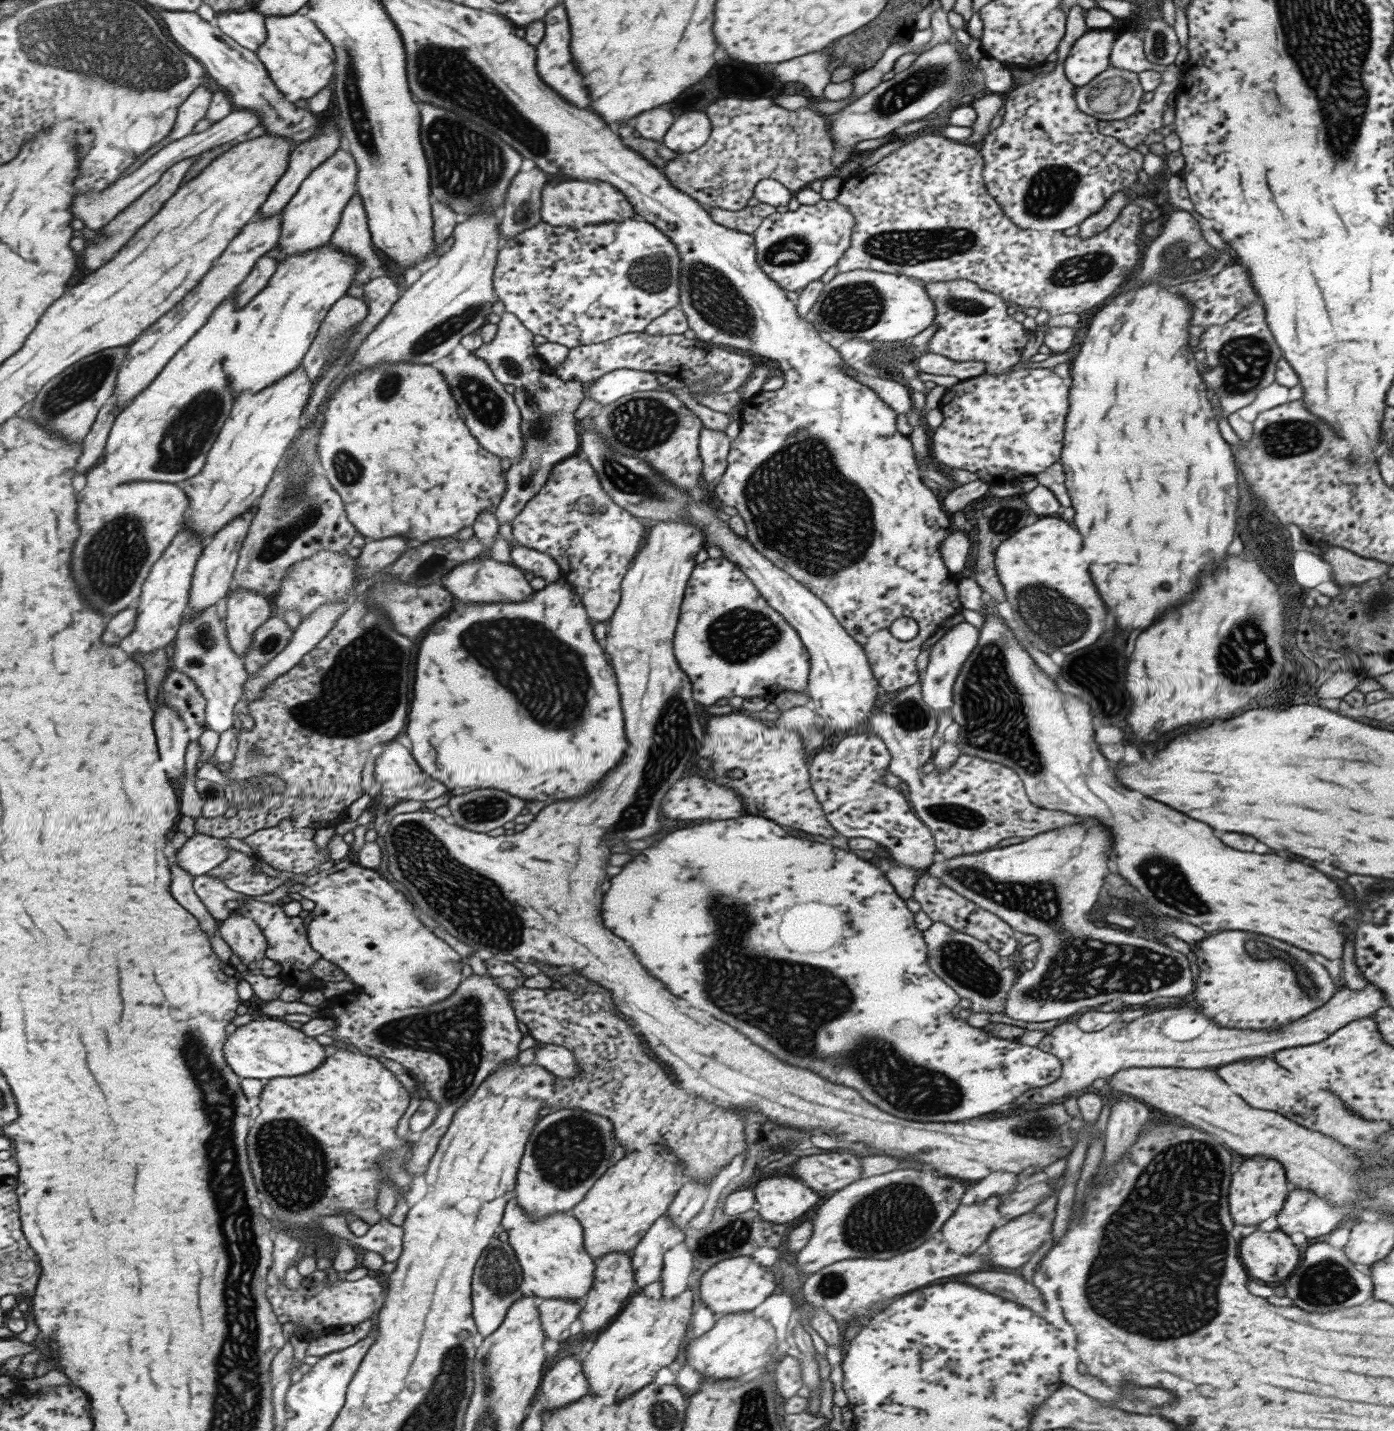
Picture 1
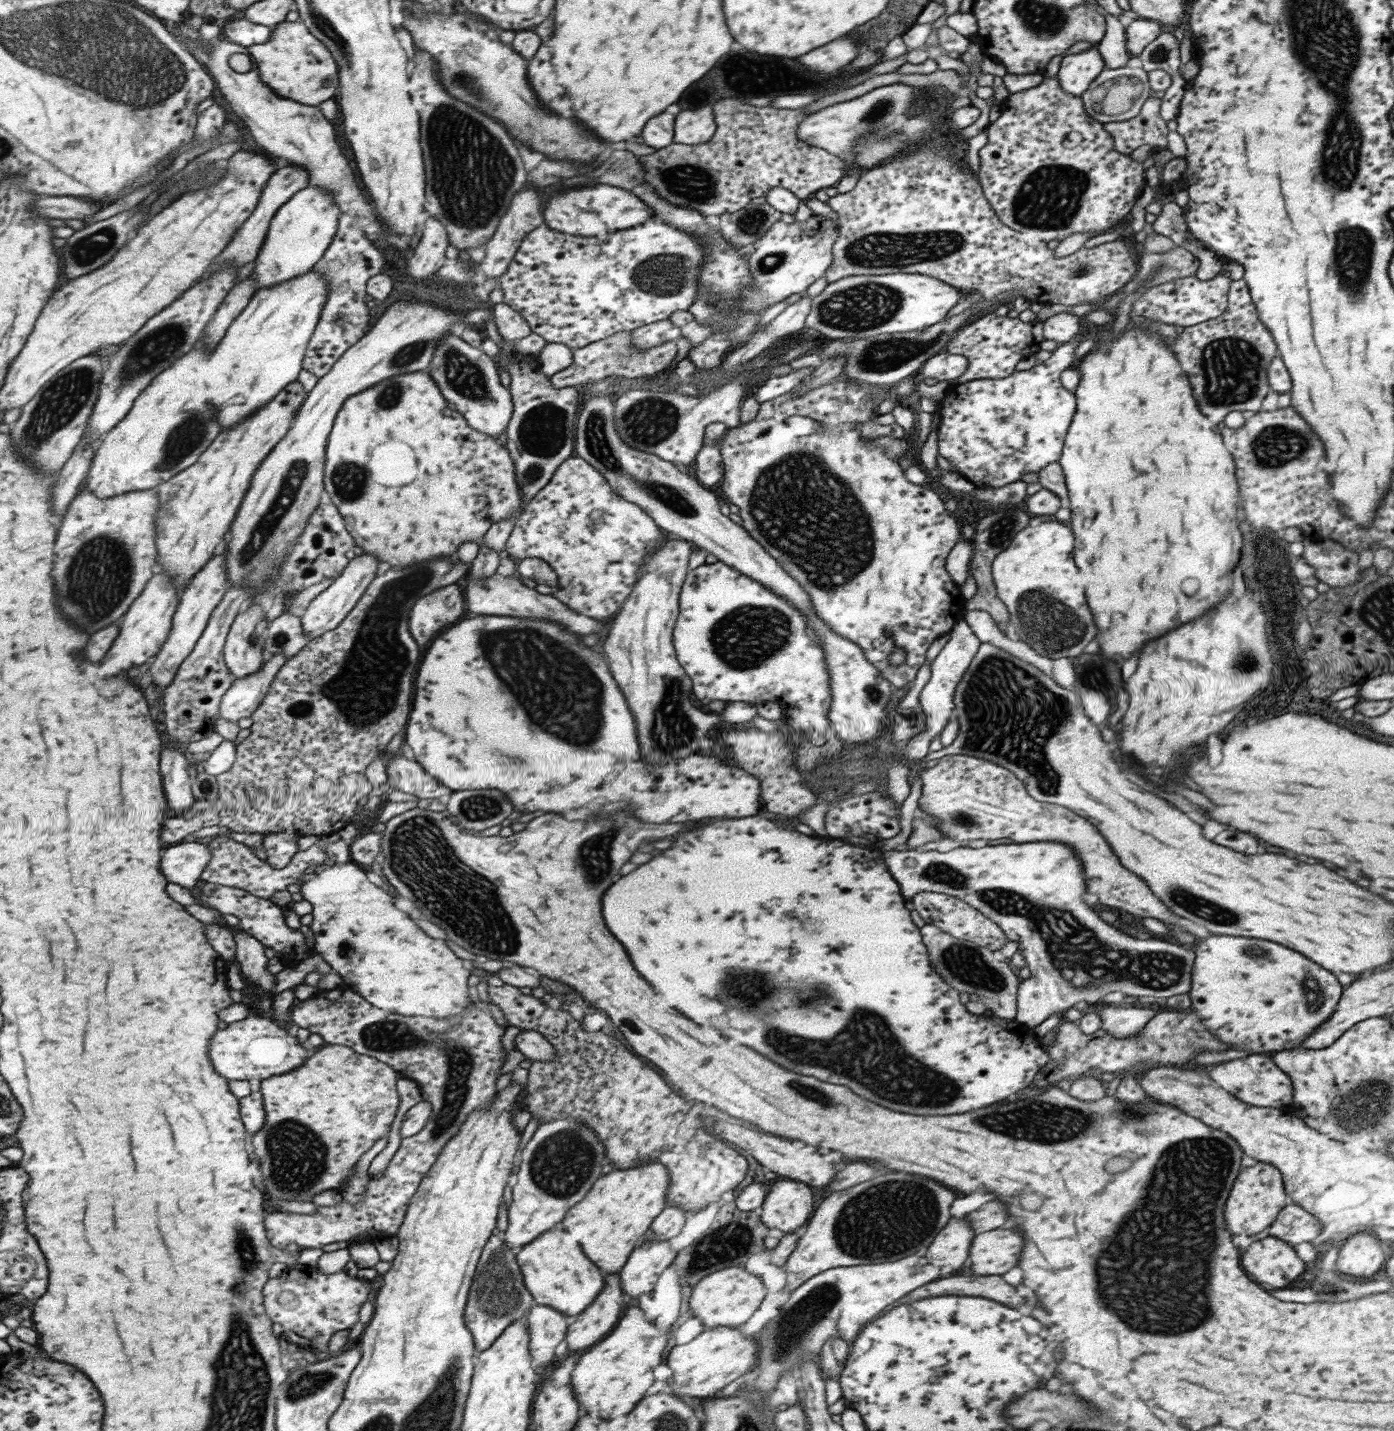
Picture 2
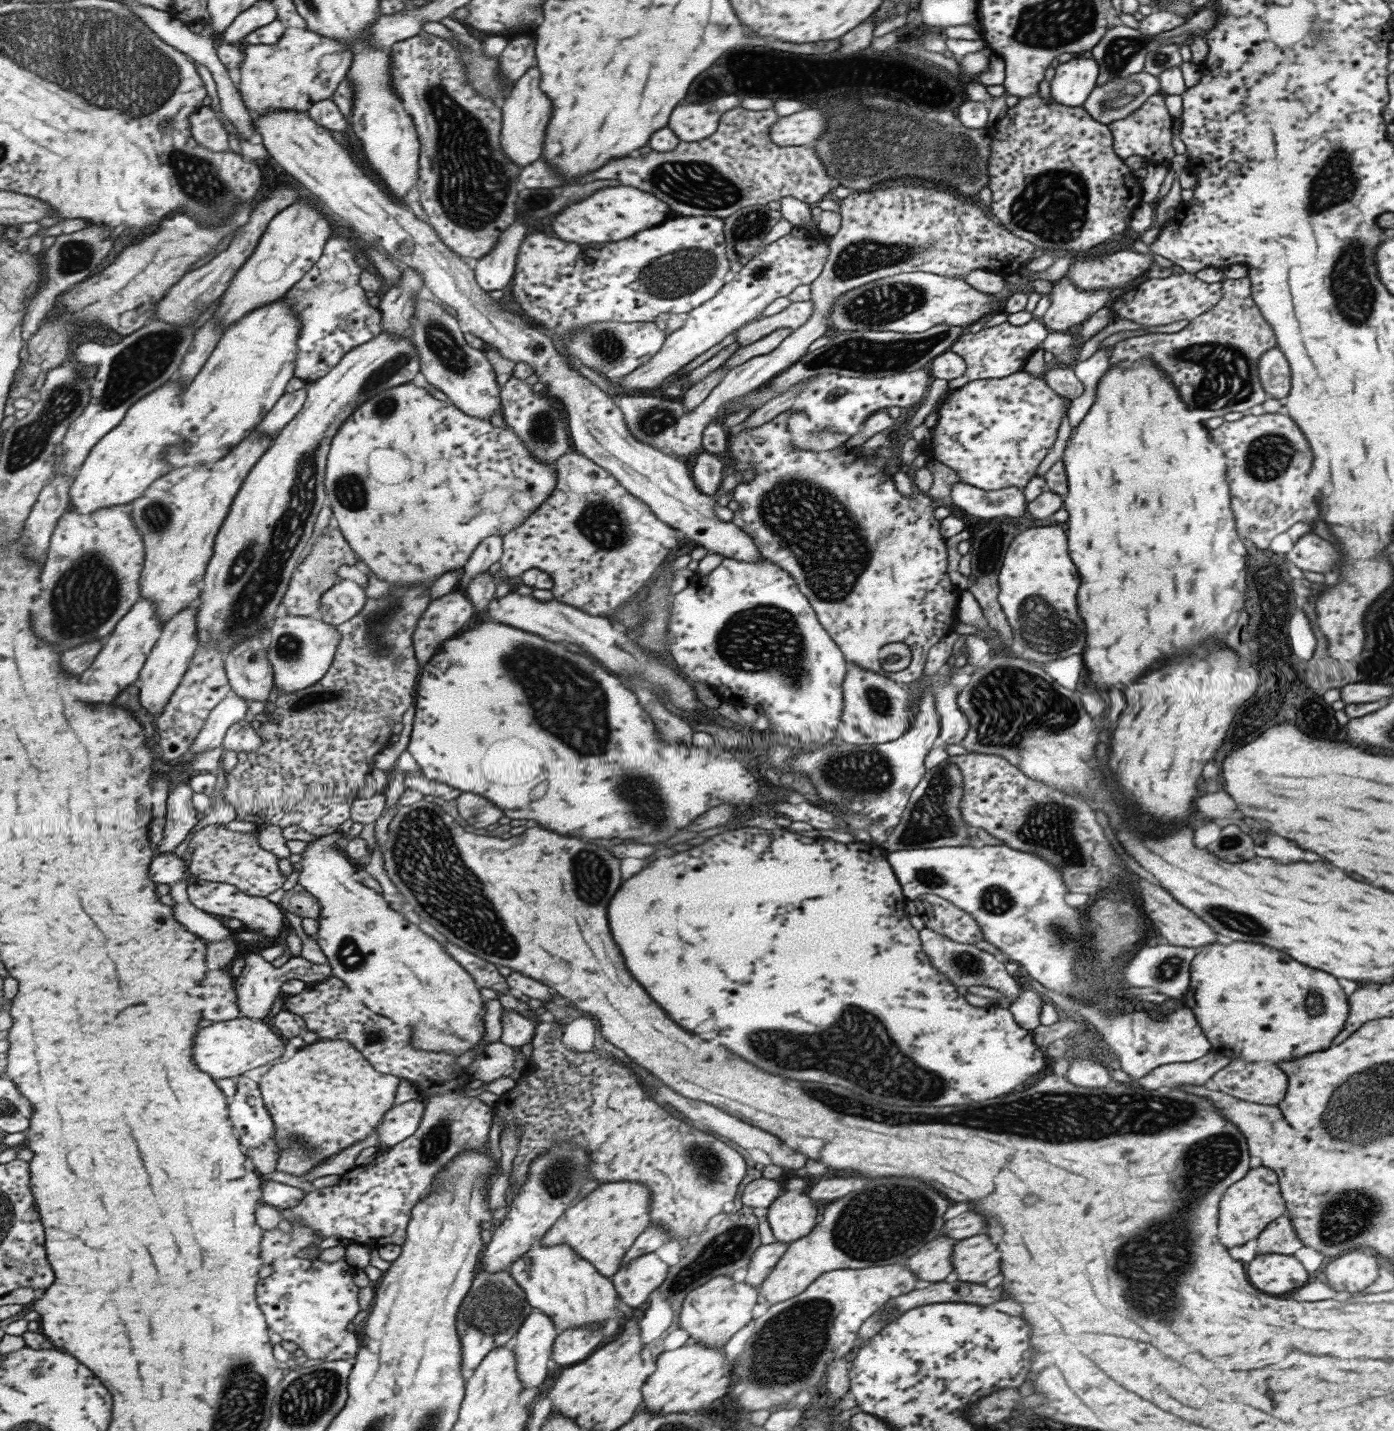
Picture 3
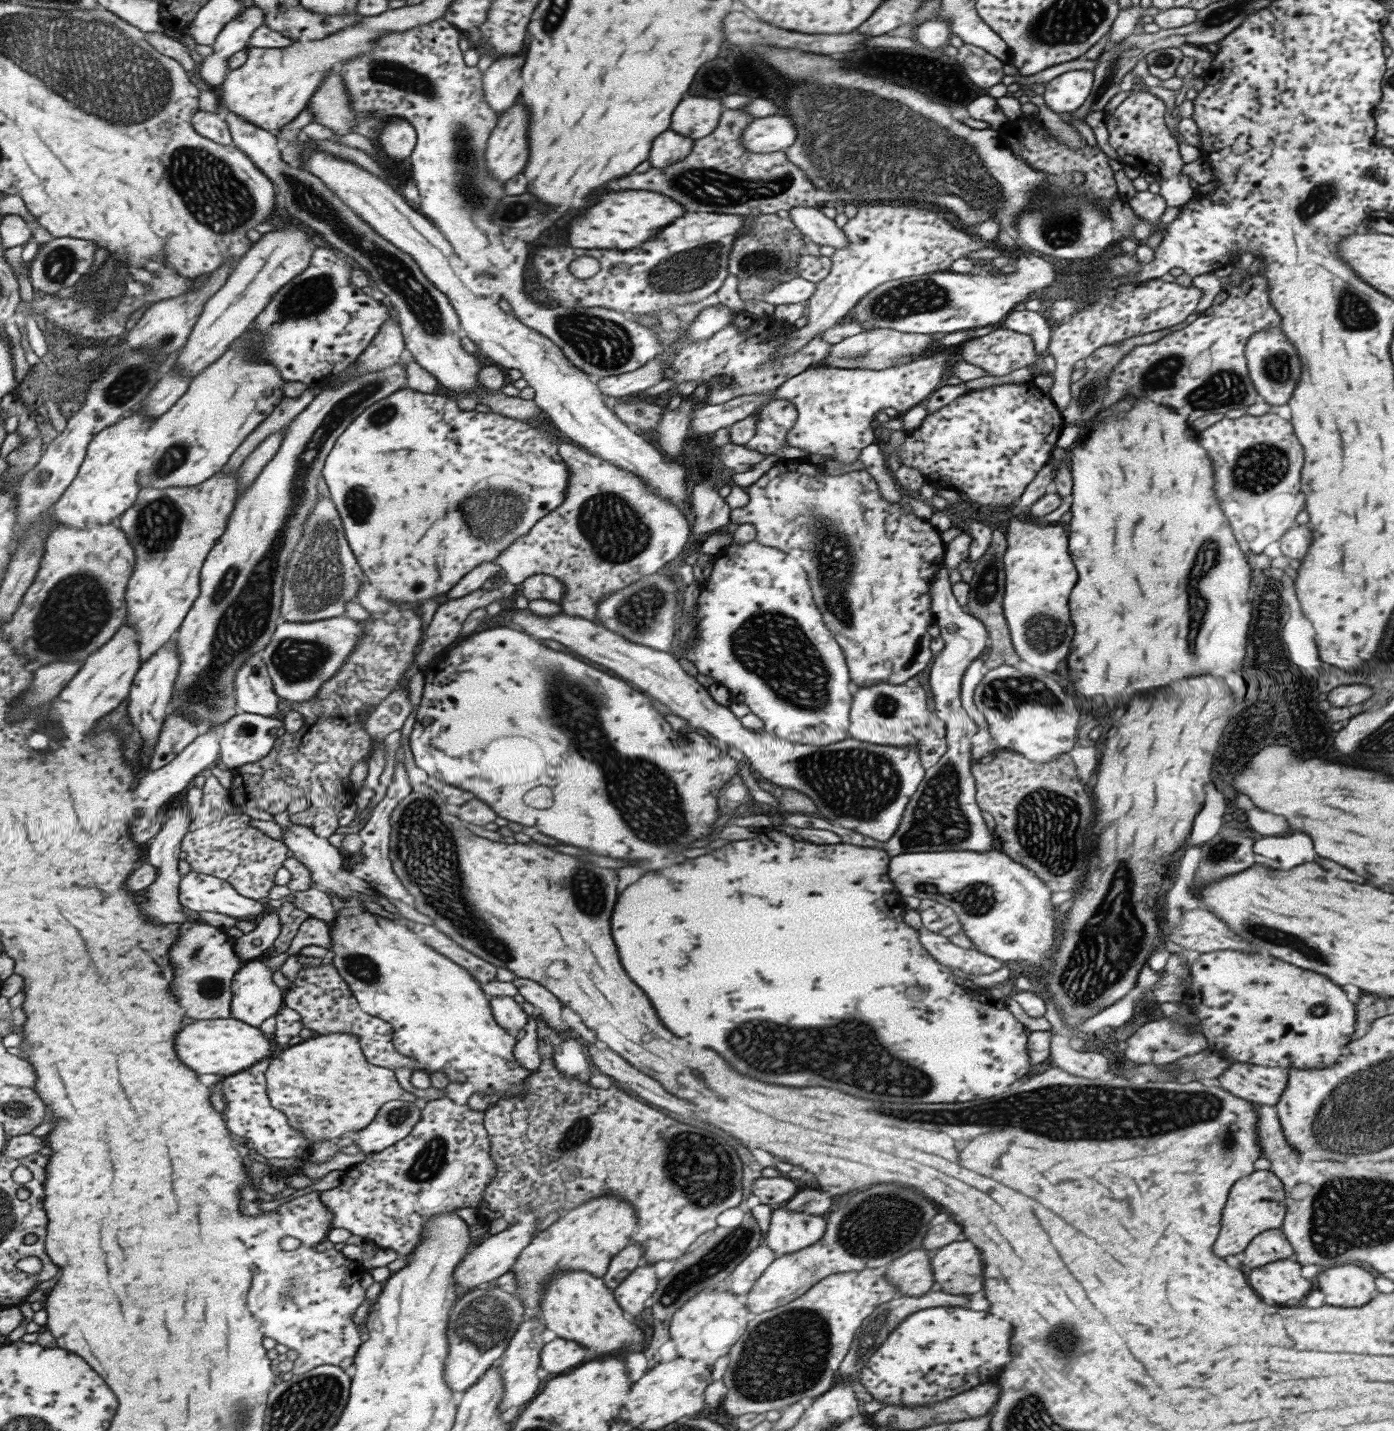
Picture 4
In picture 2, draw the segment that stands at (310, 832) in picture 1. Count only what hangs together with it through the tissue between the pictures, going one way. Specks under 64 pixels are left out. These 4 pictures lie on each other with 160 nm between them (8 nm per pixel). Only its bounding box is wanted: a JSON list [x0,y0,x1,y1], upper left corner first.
[262,832,299,869]

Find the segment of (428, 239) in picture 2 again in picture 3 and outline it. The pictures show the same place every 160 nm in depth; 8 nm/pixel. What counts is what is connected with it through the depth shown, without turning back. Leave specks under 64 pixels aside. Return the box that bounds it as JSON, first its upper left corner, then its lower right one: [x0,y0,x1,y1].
[378,266,426,337]

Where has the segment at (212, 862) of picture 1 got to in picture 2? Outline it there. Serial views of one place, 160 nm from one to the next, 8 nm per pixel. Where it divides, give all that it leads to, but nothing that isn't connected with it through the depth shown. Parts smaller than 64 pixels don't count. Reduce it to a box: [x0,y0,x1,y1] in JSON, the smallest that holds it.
[162,842,212,888]

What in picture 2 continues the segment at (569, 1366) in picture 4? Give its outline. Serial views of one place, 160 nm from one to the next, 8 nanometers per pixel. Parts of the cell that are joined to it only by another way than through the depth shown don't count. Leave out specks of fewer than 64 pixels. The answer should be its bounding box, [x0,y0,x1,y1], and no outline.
[566,1275,624,1352]

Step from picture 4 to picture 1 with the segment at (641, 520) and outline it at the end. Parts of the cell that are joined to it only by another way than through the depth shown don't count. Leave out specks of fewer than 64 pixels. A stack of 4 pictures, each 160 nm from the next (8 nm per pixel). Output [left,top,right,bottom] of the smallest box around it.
[510,453,645,622]

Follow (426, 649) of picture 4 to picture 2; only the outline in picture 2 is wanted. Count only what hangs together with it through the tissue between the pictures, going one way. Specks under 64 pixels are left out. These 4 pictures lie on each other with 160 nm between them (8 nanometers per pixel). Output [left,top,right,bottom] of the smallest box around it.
[410,584,463,648]

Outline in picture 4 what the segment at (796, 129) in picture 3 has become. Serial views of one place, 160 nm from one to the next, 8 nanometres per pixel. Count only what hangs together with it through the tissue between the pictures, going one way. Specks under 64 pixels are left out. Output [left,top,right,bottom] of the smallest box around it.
[741,113,796,153]

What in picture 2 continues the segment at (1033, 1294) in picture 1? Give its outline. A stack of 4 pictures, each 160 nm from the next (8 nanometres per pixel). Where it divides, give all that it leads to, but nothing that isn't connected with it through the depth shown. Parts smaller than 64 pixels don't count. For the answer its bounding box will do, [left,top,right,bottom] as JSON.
[895,1276,1025,1308]

